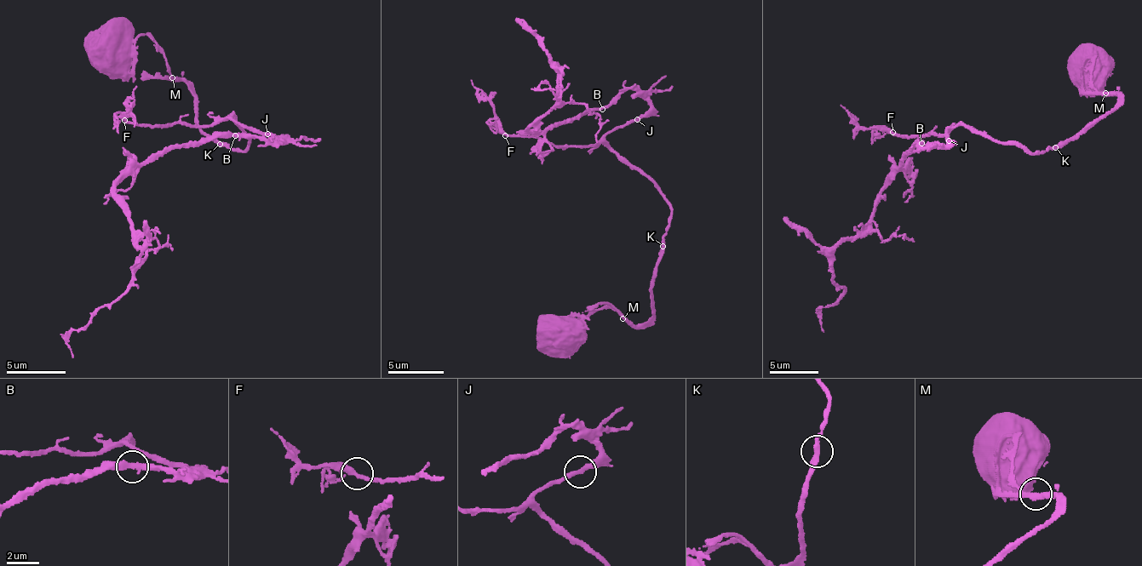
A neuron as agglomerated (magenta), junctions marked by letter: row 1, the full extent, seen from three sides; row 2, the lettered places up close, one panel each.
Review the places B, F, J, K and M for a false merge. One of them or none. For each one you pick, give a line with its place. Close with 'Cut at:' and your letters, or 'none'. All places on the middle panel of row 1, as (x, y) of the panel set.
Cut at: none

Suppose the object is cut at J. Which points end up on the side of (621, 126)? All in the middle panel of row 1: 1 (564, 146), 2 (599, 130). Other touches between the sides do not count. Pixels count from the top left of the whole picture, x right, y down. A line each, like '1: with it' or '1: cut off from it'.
1: with it
2: cut off from it

